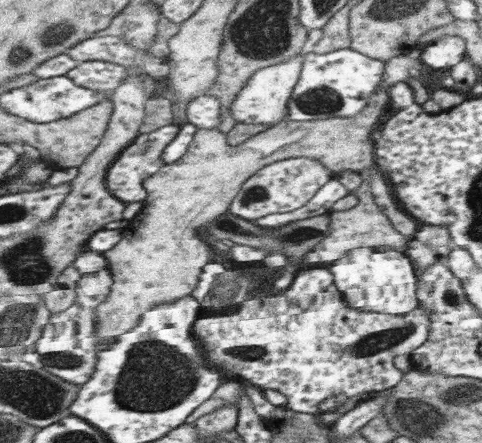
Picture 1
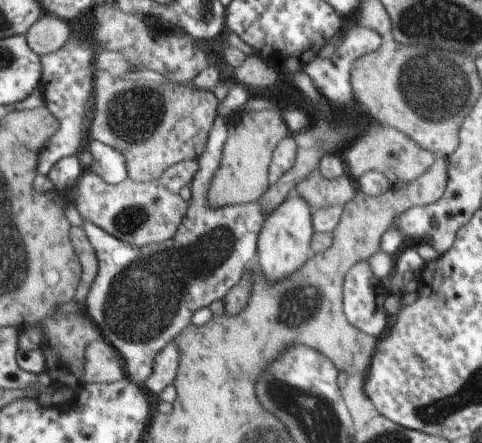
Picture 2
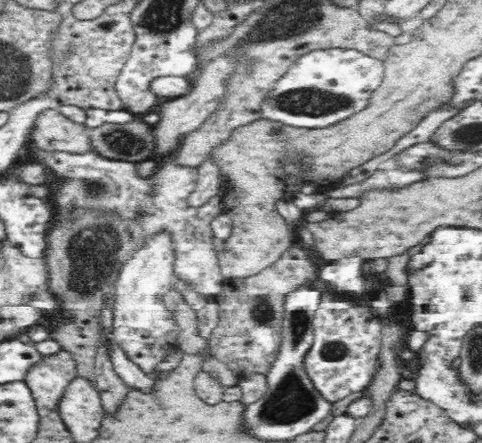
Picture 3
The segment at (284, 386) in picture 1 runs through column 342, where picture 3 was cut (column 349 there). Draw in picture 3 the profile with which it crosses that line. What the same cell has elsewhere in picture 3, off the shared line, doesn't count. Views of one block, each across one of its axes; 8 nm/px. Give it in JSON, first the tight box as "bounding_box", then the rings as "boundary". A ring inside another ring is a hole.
{"bounding_box":[304,294,382,404],"boundary":[[[330,294],[320,296],[318,310],[312,318],[314,344],[304,356],[304,372],[310,376],[316,392],[330,404],[338,404],[356,392],[368,392],[380,366],[382,348],[382,324],[380,318],[368,306],[360,306],[352,300],[330,300]]]}

